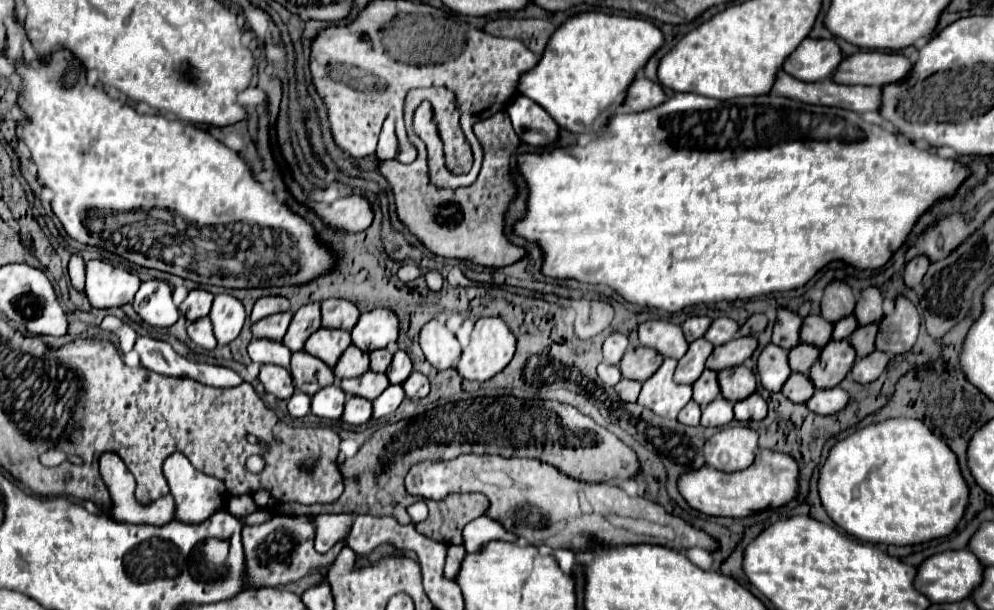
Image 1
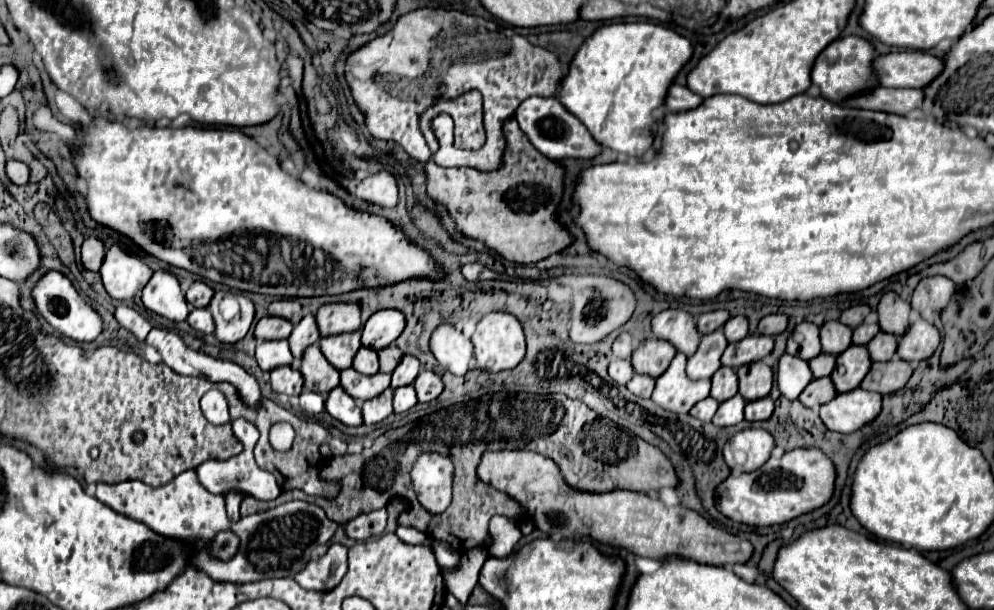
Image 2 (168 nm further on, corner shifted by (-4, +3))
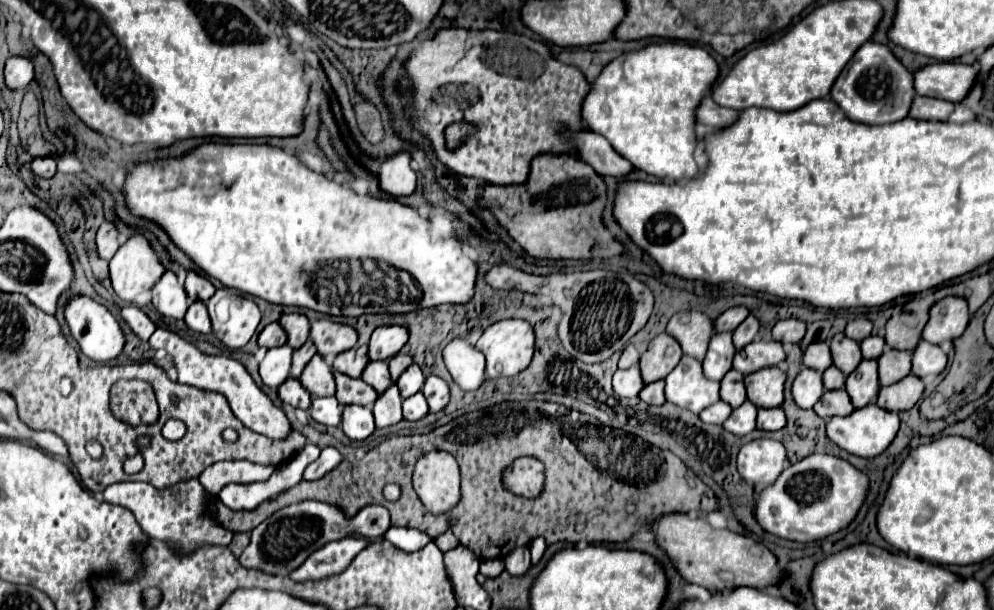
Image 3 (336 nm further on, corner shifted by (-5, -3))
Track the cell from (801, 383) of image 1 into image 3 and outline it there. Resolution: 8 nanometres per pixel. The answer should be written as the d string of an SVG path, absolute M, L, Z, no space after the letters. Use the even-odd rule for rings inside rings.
M844 388L840 390L826 390L820 398L820 402L816 402L814 406L814 412L820 416L820 418L832 418L832 416L846 416L854 410L852 402L850 402L850 396L846 394Z

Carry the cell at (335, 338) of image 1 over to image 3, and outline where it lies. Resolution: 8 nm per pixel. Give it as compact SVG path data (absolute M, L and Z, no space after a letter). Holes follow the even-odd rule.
M358 346L354 350L346 350L344 354L338 354L332 366L334 370L350 378L360 378L366 364L368 364L368 346Z

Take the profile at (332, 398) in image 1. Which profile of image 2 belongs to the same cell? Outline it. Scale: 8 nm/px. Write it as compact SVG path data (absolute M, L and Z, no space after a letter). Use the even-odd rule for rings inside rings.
M337 386L335 390L331 390L325 408L327 408L327 412L333 418L337 418L339 422L343 422L345 426L361 426L363 424L361 408L355 404L355 400L341 386Z

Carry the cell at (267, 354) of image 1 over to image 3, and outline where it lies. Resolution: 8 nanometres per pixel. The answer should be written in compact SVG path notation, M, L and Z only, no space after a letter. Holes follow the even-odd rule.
M278 346L270 348L260 362L260 378L266 386L278 388L288 376L290 376L290 366L292 366L292 348Z

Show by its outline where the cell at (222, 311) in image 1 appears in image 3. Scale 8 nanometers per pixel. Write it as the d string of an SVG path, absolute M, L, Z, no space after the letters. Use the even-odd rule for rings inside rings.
M216 290L216 294L206 302L206 306L212 318L212 330L216 338L232 350L246 346L260 324L260 310L256 302L242 294ZM220 306L226 306L226 318L218 316Z

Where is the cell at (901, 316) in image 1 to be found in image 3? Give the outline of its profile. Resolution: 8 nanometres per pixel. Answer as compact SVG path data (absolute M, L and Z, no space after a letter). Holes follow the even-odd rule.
M922 338L912 354L912 374L920 376L920 378L938 376L946 368L946 362L948 362L948 358L946 358L944 350Z

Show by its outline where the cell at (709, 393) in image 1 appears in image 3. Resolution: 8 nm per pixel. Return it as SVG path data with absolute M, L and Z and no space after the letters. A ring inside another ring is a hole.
M730 370L722 382L720 382L720 400L728 402L732 408L738 408L746 400L746 390L744 390L744 374Z

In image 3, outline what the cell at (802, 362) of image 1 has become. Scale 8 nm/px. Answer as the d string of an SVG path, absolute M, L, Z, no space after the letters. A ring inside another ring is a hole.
M830 366L828 370L824 370L822 378L824 378L826 390L838 390L844 386L844 380L846 380L846 376L836 366Z

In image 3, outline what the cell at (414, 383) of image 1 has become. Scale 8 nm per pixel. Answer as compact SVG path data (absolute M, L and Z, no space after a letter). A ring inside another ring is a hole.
M428 376L426 378L426 382L422 386L422 394L426 396L430 412L440 412L448 404L448 398L450 398L448 384L438 376Z

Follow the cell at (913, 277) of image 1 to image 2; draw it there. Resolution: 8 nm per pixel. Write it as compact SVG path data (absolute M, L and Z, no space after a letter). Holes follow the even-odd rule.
M933 276L925 278L919 282L911 296L911 306L915 312L925 312L925 310L935 310L937 314L947 308L949 300L957 292L955 282L943 278L943 276Z

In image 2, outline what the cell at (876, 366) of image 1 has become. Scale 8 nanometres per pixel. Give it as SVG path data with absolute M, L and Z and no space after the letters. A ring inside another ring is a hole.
M901 358L889 360L887 364L875 362L871 366L871 372L865 376L861 388L869 392L879 392L879 394L895 394L907 386L913 370L915 370L913 364Z

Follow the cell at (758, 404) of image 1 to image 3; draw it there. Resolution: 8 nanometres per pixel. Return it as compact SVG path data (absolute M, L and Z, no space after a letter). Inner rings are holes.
M760 408L758 410L758 420L756 420L756 426L760 430L780 430L784 428L786 424L786 416L782 412L782 408Z

